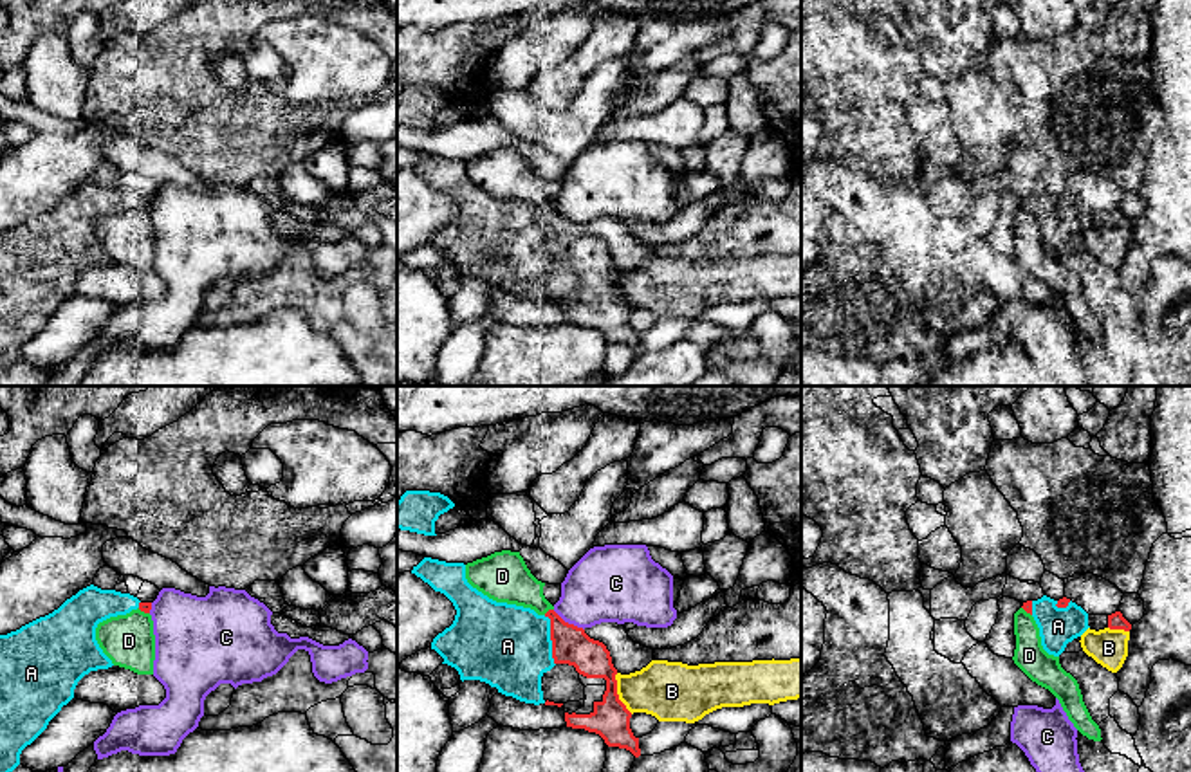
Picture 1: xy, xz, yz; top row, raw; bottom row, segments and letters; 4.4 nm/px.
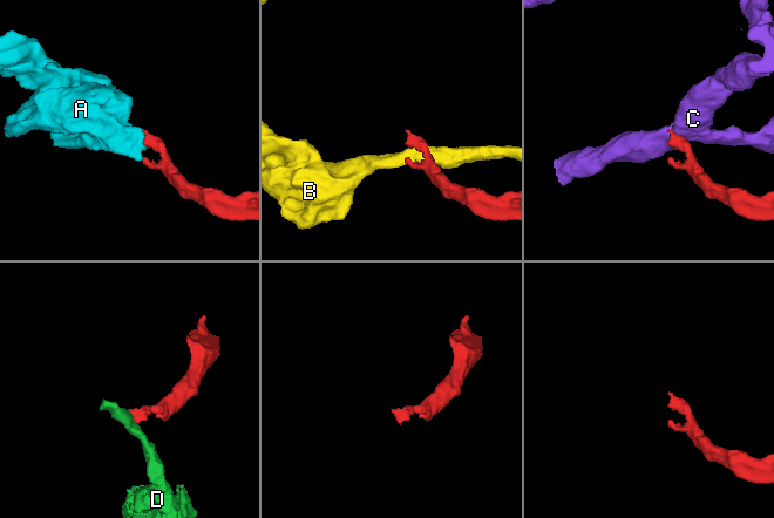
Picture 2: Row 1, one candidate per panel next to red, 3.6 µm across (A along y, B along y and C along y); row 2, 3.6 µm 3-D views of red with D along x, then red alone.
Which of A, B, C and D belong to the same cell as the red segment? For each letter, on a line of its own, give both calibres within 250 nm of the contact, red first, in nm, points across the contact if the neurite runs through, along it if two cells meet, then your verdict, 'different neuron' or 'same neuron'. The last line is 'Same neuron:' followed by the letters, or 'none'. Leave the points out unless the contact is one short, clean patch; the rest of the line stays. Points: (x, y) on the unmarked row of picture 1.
A: 170/380 nm | same neuron
B: 170/280 nm | different neuron
C: 170/340 nm | different neuron
D: 170/220 nm | different neuron
Same neuron: A

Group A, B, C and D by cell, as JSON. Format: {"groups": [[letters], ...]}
{"groups": [["A"], ["B"], ["C"], ["D"]]}

